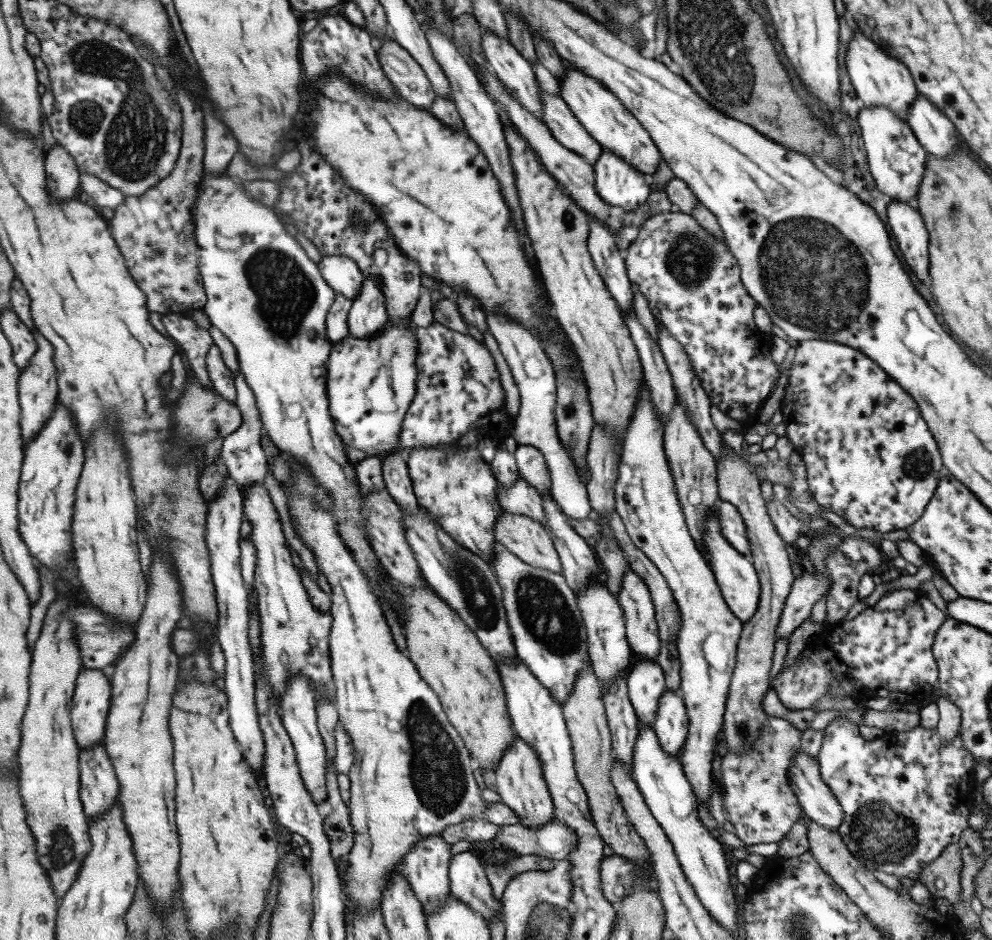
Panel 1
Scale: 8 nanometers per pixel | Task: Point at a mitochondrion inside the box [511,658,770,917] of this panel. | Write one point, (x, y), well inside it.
(742, 726)

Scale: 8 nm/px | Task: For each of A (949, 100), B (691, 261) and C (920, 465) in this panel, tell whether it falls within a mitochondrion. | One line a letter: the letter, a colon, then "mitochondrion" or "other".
A: other
B: mitochondrion
C: mitochondrion

